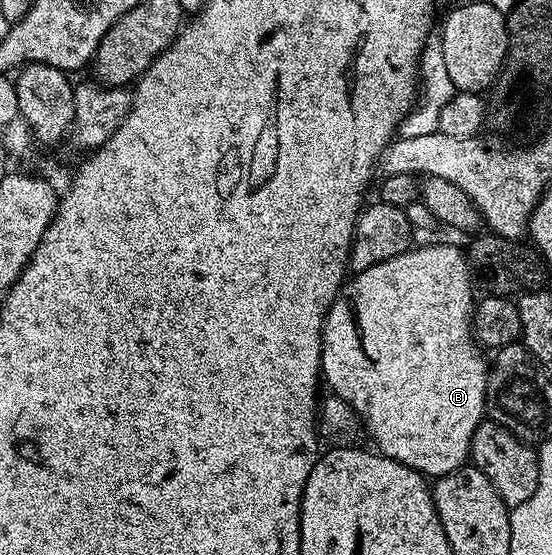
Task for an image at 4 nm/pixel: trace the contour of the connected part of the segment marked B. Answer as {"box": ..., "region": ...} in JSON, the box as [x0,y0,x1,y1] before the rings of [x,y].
{"box":[321,244,488,478],"region":[[[426,244],[423,248],[411,247],[409,251],[396,254],[396,258],[388,258],[378,262],[376,266],[368,266],[368,270],[351,275],[343,283],[341,292],[332,302],[328,314],[322,323],[322,375],[321,379],[330,387],[329,391],[339,396],[352,410],[360,421],[364,432],[374,439],[373,447],[379,453],[404,466],[414,468],[427,478],[437,478],[455,472],[467,463],[470,454],[470,443],[481,426],[486,410],[486,378],[488,375],[488,356],[475,341],[472,321],[476,305],[474,284],[470,281],[471,265],[468,256],[454,244]]]}

